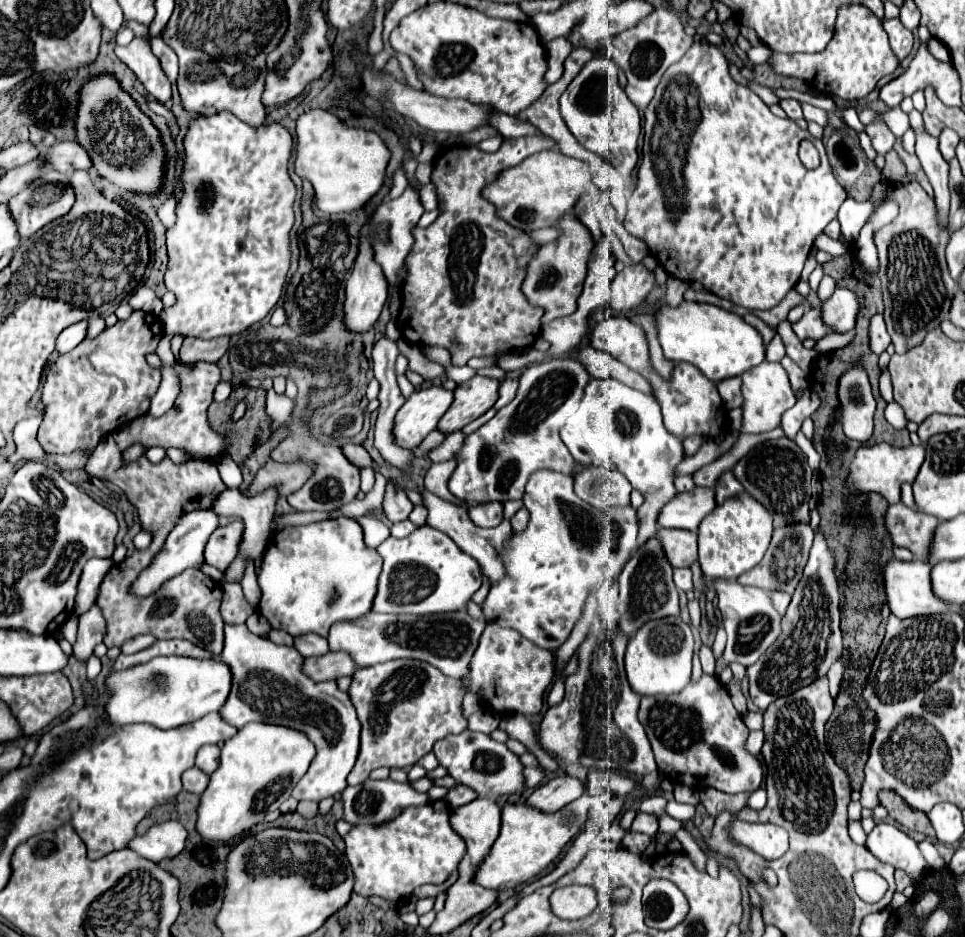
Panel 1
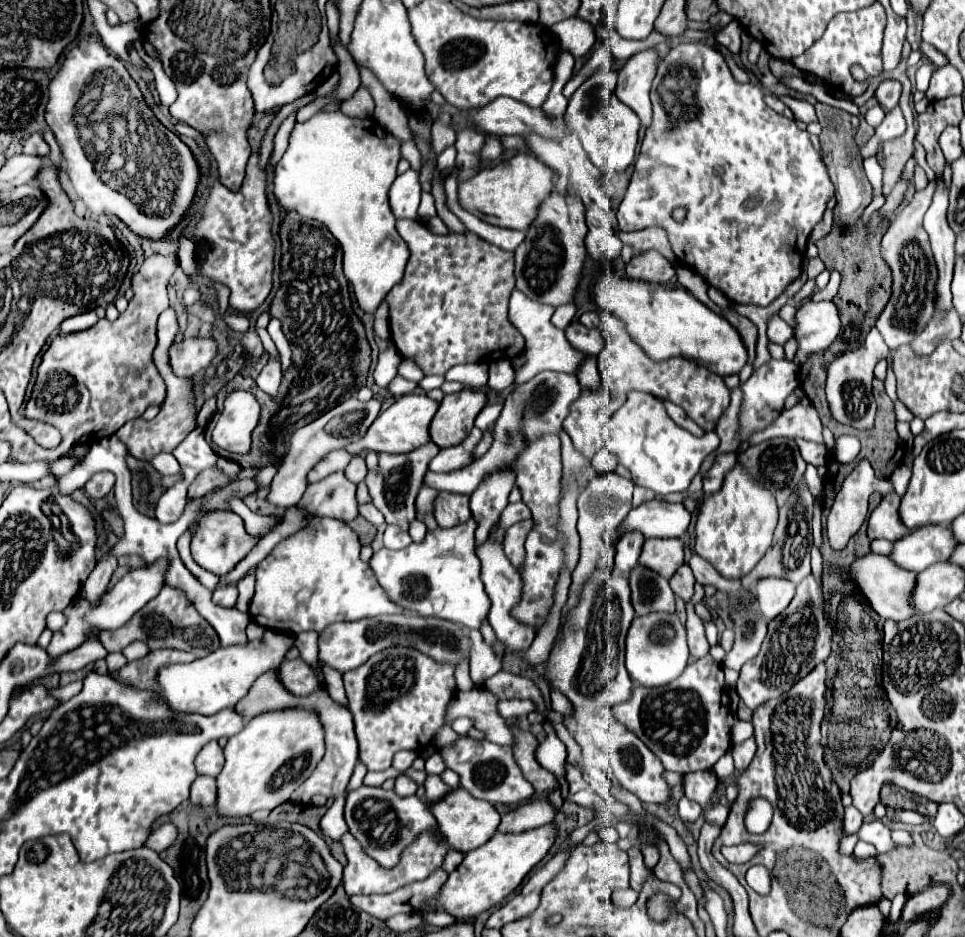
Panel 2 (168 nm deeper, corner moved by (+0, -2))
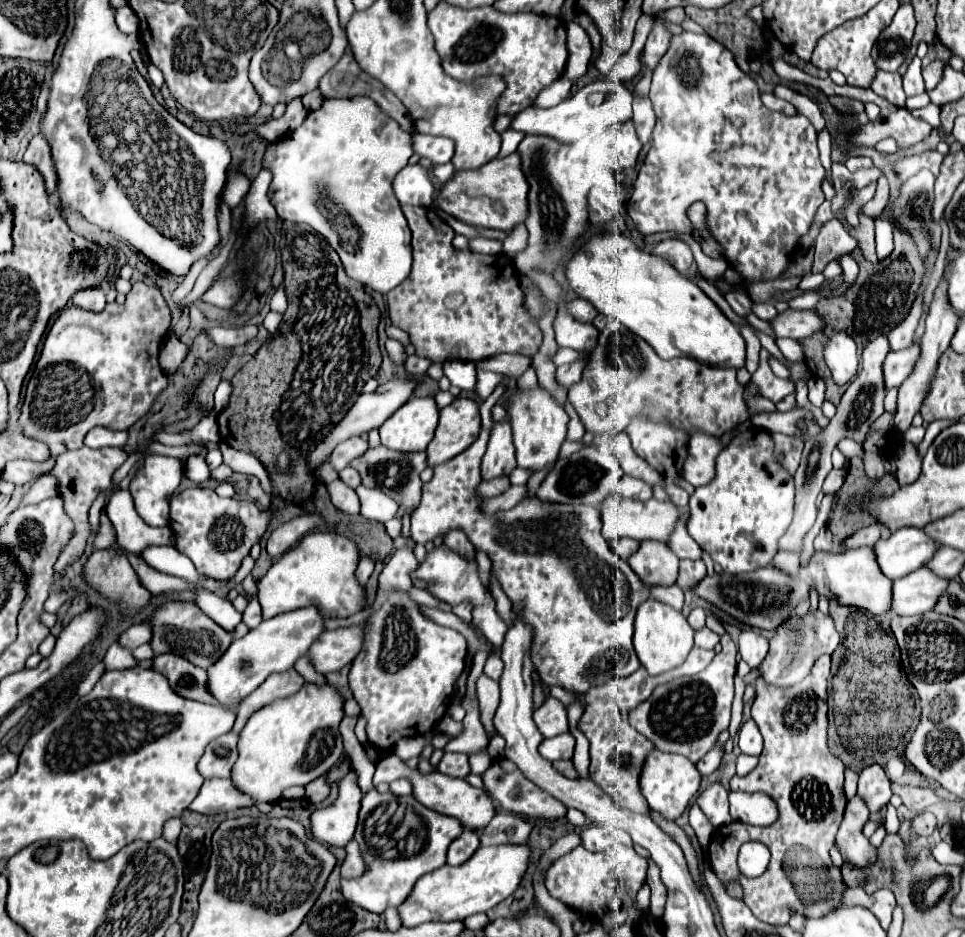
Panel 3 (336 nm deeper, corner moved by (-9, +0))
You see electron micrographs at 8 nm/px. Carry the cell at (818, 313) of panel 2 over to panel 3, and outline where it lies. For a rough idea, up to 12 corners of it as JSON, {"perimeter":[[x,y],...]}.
{"perimeter":[[787,309],[771,321],[777,337],[809,339],[825,329],[815,309]]}

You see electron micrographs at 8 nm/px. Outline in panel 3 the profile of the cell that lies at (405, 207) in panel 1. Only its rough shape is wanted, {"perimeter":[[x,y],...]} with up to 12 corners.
{"perimeter":[[407,165],[393,181],[401,205],[429,207],[433,185],[427,169]]}

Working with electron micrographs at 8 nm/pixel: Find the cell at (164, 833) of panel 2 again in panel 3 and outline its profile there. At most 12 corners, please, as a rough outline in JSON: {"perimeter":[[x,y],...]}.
{"perimeter":[[171,819],[163,827],[163,837],[177,843],[181,819]]}

